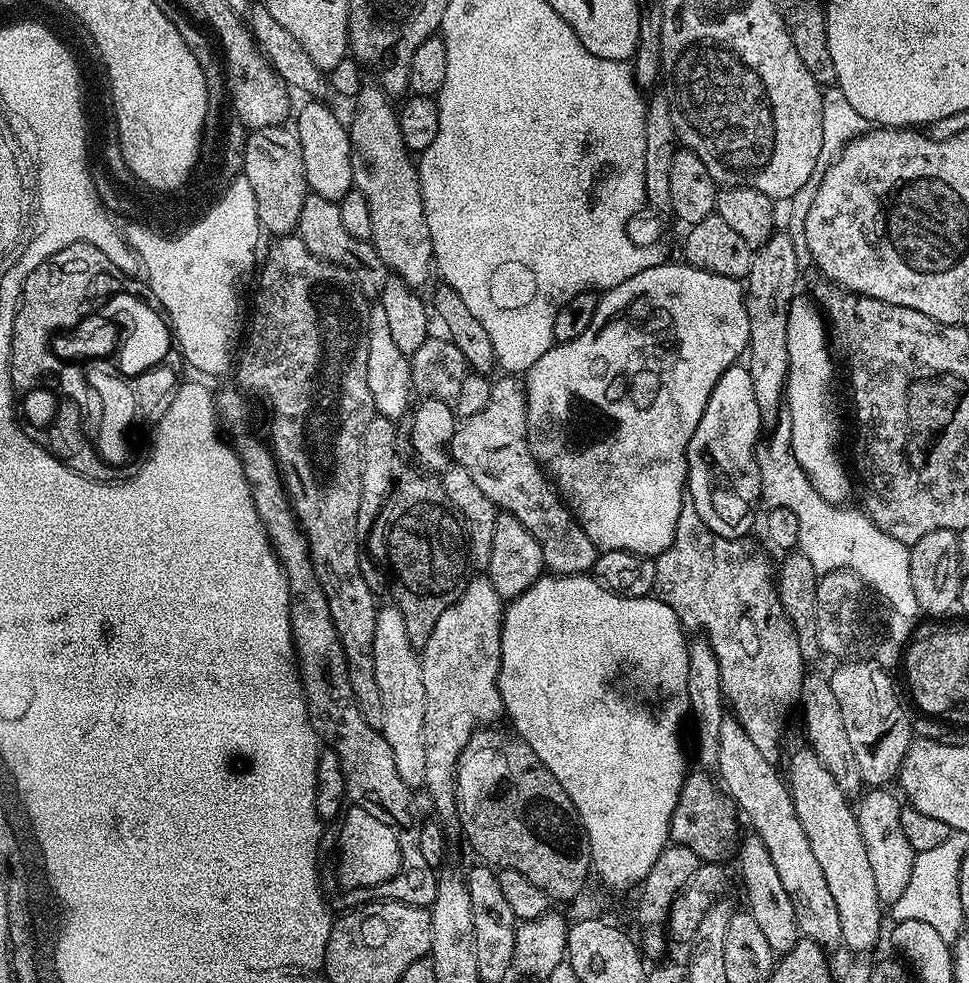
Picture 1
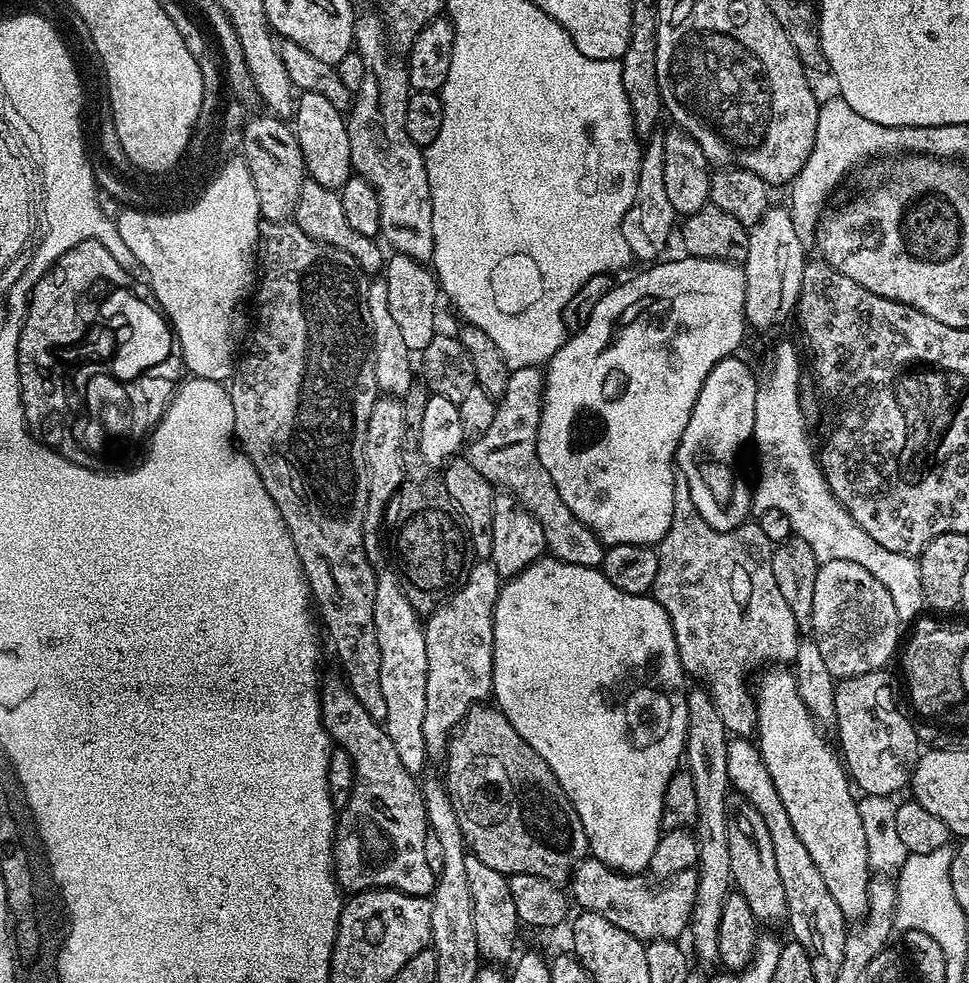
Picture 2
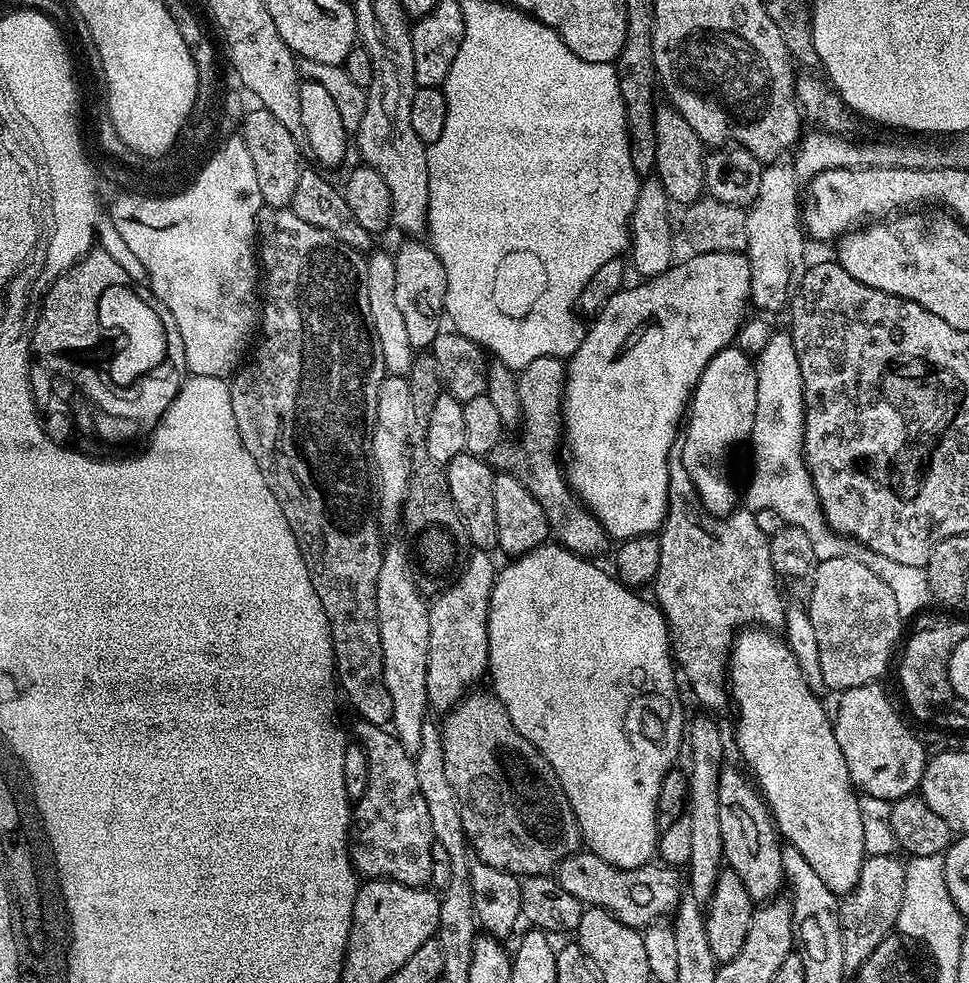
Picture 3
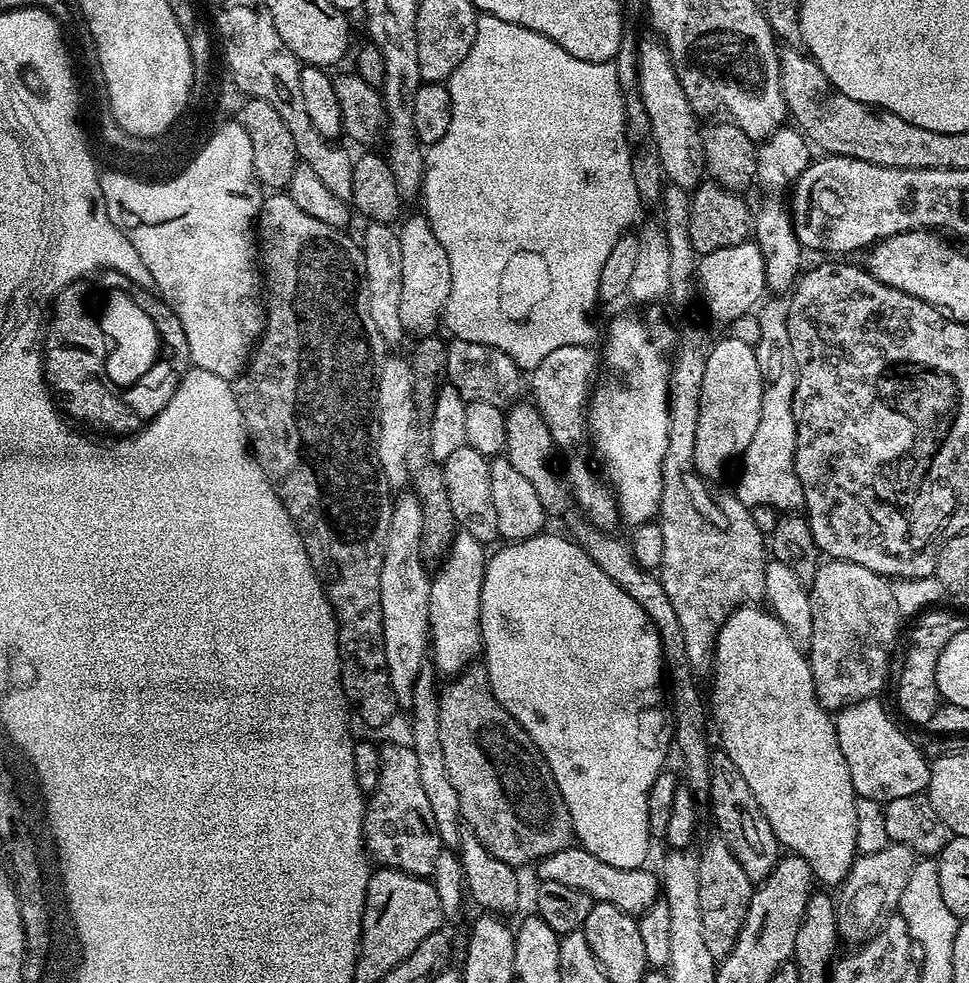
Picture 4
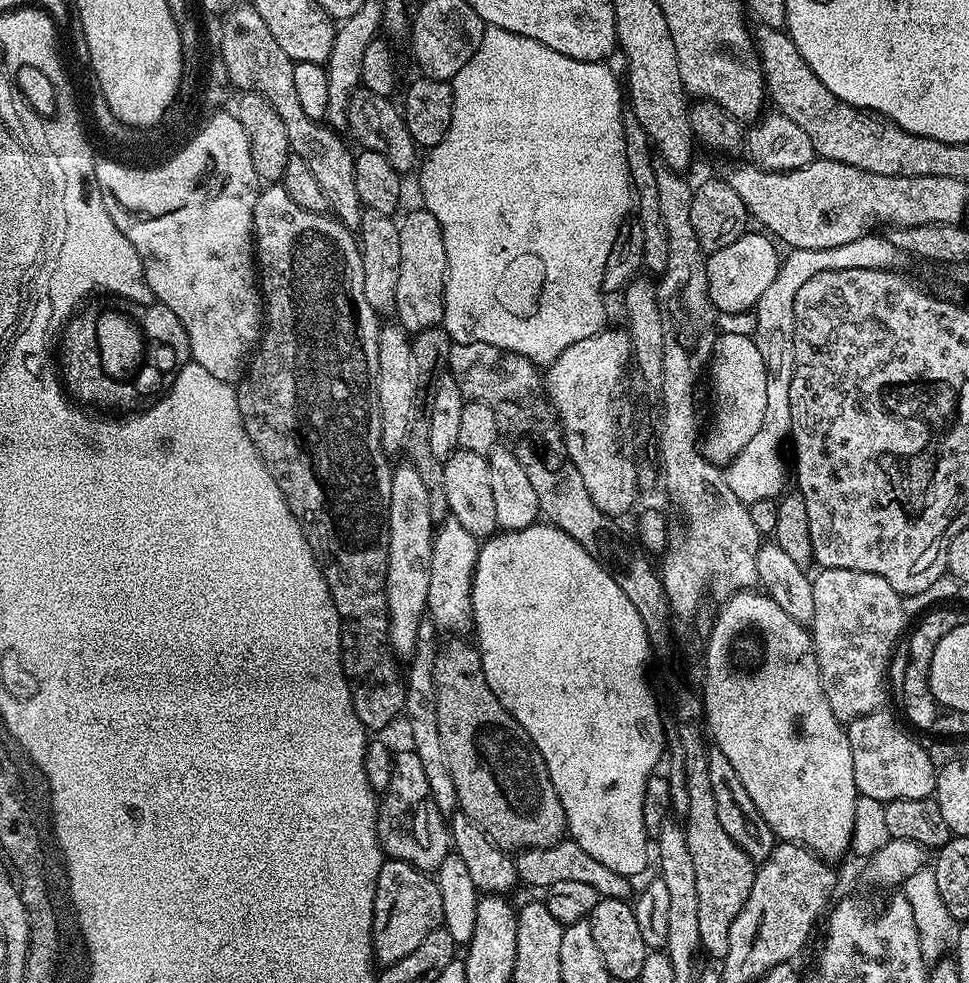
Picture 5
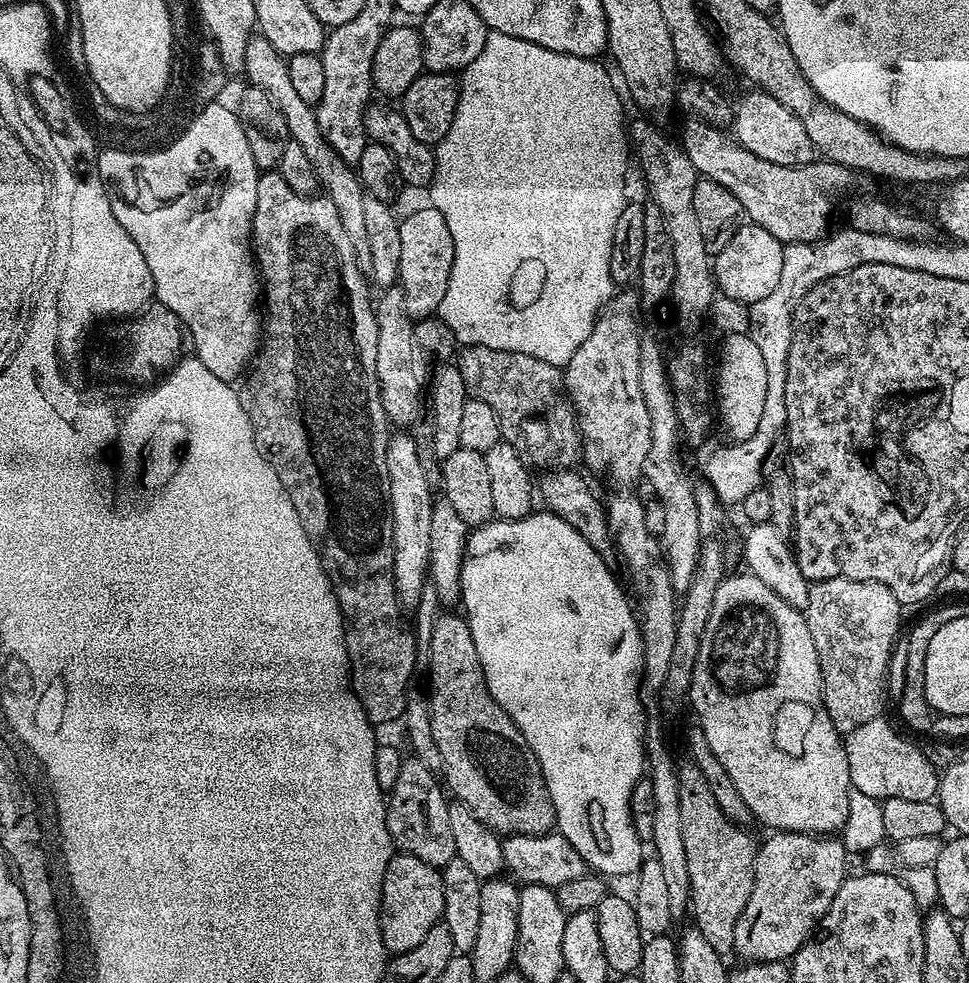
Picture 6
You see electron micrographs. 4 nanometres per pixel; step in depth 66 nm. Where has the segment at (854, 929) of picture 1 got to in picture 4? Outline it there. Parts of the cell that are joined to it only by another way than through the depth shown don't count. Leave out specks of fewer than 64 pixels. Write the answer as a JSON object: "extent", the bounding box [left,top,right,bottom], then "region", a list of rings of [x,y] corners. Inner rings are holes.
{"extent":[710,606,858,886],"region":[[[745,606],[738,608],[728,615],[724,625],[720,627],[720,633],[716,636],[716,651],[712,657],[711,676],[712,700],[710,696],[710,716],[714,721],[715,731],[716,728],[720,731],[719,747],[730,758],[730,762],[734,762],[734,766],[738,766],[738,771],[742,773],[742,778],[746,778],[746,782],[750,785],[750,791],[754,794],[754,799],[757,800],[762,814],[766,814],[766,822],[770,822],[770,830],[774,830],[774,834],[780,839],[781,845],[789,853],[801,856],[807,862],[813,877],[819,883],[821,880],[822,883],[833,884],[833,886],[843,884],[858,855],[856,851],[856,839],[858,838],[856,802],[858,797],[854,786],[850,782],[850,770],[846,766],[846,758],[842,756],[842,750],[838,746],[833,717],[830,715],[829,709],[825,708],[816,696],[812,668],[808,665],[805,649],[789,634],[786,626],[782,626],[779,618],[767,607]]]}

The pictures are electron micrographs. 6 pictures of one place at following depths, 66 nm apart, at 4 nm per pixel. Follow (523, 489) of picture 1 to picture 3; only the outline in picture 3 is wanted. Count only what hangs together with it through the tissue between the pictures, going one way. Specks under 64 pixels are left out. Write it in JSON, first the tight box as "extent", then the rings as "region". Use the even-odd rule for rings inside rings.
{"extent":[490,356,610,558],"region":[[[547,356],[546,358],[534,358],[530,366],[519,369],[516,385],[518,386],[518,398],[520,399],[520,414],[522,417],[522,429],[524,437],[517,444],[501,442],[490,453],[497,469],[505,472],[513,472],[518,479],[534,494],[538,500],[538,506],[546,510],[546,522],[549,533],[554,537],[555,543],[561,544],[566,550],[585,558],[600,558],[610,545],[610,537],[602,522],[590,511],[583,500],[568,486],[565,473],[556,465],[556,456],[552,451],[556,448],[556,438],[562,434],[562,405],[564,403],[564,382],[566,379],[566,364],[561,357]]]}

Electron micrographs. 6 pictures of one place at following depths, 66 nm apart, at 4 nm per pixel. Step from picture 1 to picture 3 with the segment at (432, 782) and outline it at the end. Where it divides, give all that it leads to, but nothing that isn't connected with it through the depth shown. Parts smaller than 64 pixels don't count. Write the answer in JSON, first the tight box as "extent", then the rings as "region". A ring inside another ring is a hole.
{"extent":[426,551,498,714],"region":[[[473,551],[455,579],[447,585],[449,588],[428,605],[429,661],[426,662],[426,694],[429,709],[436,711],[437,708],[440,714],[447,714],[461,698],[473,691],[479,685],[476,683],[485,679],[488,671],[488,603],[498,571],[498,564],[488,556],[491,555],[487,551]]]}

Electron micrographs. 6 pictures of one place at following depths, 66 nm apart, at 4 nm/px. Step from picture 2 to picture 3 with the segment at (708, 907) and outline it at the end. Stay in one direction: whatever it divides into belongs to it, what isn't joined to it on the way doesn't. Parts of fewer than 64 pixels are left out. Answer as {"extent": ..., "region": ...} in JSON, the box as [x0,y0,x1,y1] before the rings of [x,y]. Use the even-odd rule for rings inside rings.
{"extent":[686,715,725,902],"region":[[[707,715],[696,716],[687,721],[686,724],[686,756],[692,765],[686,768],[688,778],[688,799],[686,801],[686,814],[690,818],[690,831],[692,840],[690,842],[690,858],[686,865],[686,882],[692,886],[691,891],[697,900],[704,902],[711,897],[716,890],[716,883],[722,871],[724,859],[724,847],[722,846],[722,829],[718,826],[718,778],[720,769],[725,763],[724,740],[720,737],[720,728]]]}

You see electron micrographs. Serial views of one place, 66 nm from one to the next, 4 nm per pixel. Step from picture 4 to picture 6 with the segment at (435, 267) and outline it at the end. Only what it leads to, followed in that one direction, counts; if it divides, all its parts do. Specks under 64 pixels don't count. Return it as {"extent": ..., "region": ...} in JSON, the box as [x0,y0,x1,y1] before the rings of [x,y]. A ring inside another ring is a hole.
{"extent":[398,208,454,321],"region":[[[416,208],[408,217],[400,220],[398,234],[402,237],[402,258],[398,286],[404,295],[406,314],[413,321],[435,316],[446,298],[446,286],[450,282],[450,270],[454,266],[454,238],[450,238],[450,226],[437,208]]]}

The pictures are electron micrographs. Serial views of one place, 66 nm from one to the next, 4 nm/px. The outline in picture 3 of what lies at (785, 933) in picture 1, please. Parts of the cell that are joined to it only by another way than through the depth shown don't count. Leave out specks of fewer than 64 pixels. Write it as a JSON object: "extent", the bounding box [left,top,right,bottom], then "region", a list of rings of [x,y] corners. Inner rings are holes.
{"extent":[718,767,785,902],"region":[[[721,767],[718,778],[718,826],[722,829],[723,863],[734,874],[738,874],[742,886],[746,886],[746,894],[750,894],[753,902],[767,902],[779,893],[776,891],[785,883],[782,870],[782,840],[776,831],[772,813],[755,783],[743,771],[740,773],[738,769],[728,767]]]}

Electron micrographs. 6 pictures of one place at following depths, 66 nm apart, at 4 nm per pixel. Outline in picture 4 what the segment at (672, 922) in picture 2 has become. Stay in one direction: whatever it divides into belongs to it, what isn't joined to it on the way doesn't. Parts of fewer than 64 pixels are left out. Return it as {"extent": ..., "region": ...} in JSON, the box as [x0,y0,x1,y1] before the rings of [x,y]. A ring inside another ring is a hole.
{"extent":[534,846,658,917],"region":[[[569,846],[558,850],[558,854],[547,856],[535,865],[534,871],[543,882],[558,882],[575,892],[590,894],[594,902],[610,902],[631,916],[640,917],[658,898],[658,876],[655,871],[647,872],[647,867],[619,868],[602,862],[579,846]]]}

